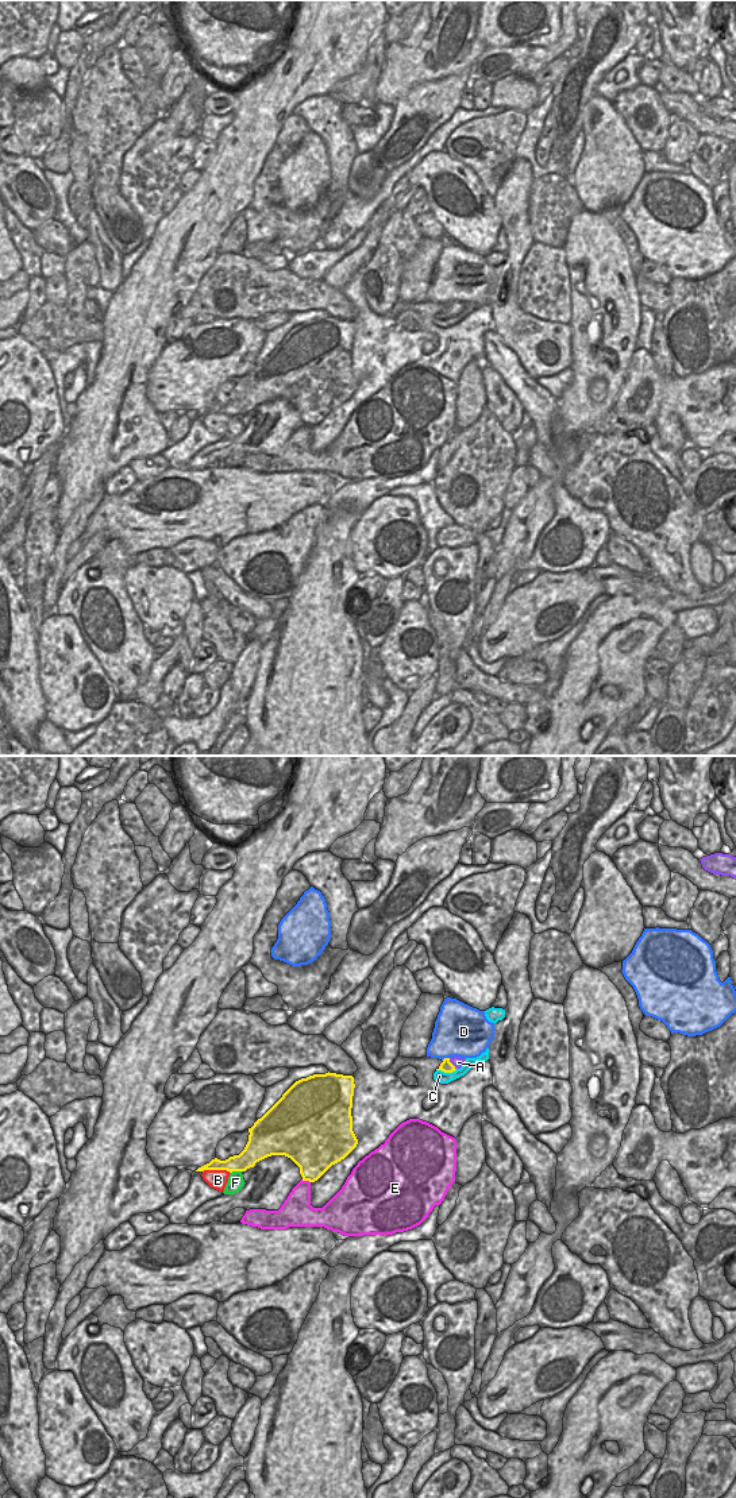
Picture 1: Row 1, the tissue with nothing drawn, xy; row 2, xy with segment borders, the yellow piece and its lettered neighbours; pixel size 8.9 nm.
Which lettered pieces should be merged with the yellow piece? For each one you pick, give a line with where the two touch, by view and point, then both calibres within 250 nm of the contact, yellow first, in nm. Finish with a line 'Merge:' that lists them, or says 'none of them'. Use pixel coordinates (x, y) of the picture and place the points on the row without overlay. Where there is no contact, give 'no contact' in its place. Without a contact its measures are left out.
A: meets yellow in xy at (451, 308); 110 nm thick on the yellow side, 100 nm on the other
Merge: A

